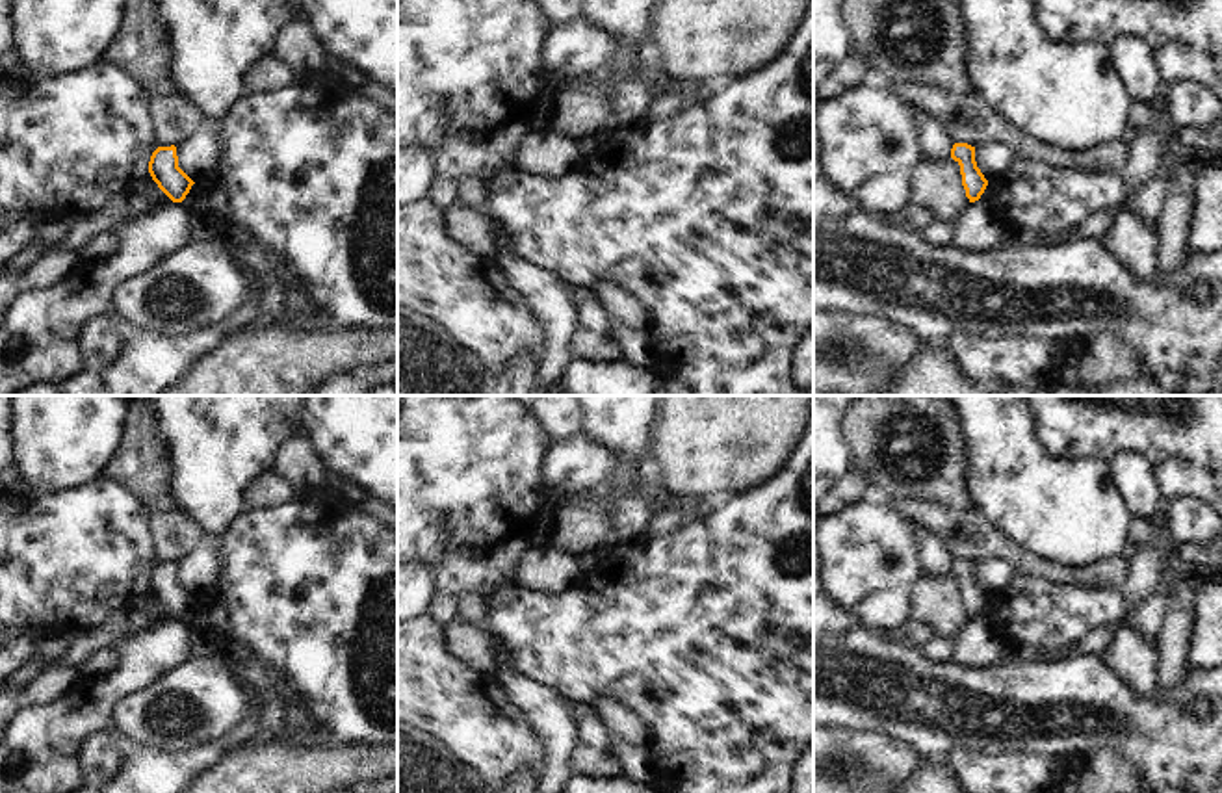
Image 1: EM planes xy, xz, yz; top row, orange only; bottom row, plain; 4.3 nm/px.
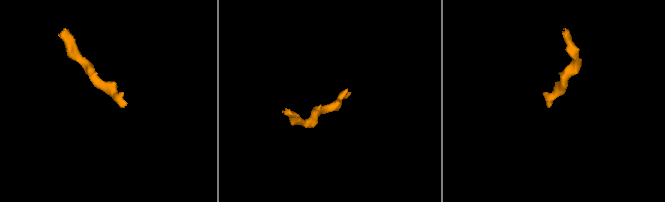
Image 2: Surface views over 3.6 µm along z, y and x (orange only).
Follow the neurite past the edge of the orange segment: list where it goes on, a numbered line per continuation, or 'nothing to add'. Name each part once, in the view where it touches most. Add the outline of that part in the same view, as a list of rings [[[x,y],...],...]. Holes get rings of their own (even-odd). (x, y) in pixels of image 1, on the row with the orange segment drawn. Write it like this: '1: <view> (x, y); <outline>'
nothing to add

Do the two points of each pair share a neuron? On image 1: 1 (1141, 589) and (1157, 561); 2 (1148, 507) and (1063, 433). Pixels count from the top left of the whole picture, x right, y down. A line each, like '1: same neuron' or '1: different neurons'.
1: same neuron
2: different neurons

